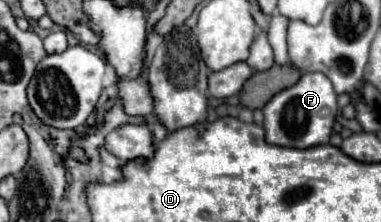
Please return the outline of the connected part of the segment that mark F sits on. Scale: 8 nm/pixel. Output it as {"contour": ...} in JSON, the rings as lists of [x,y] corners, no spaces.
{"contour":[[[303,74],[299,82],[291,88],[285,88],[281,94],[273,96],[265,108],[265,138],[269,144],[291,146],[291,148],[311,148],[317,144],[327,144],[333,124],[337,120],[339,104],[333,84],[325,74]]]}

